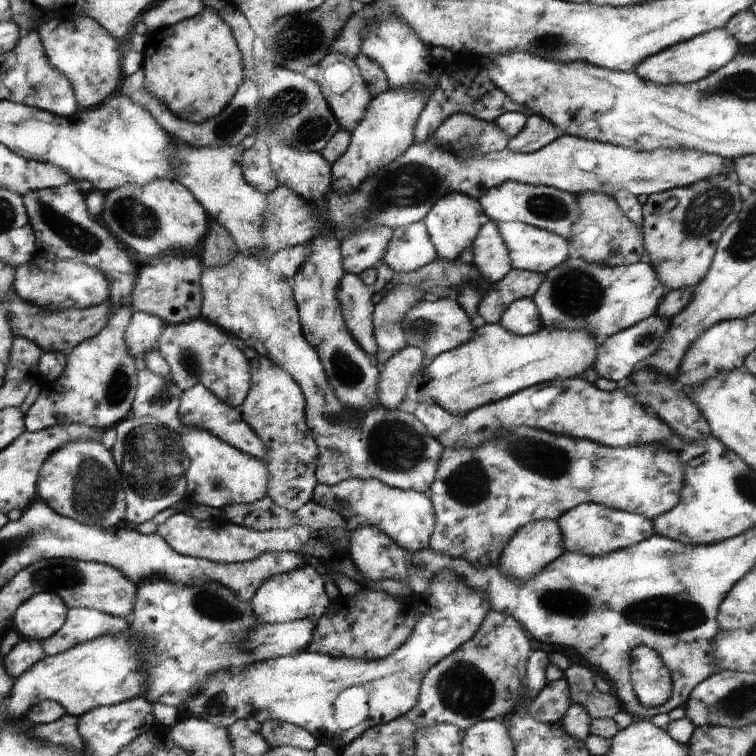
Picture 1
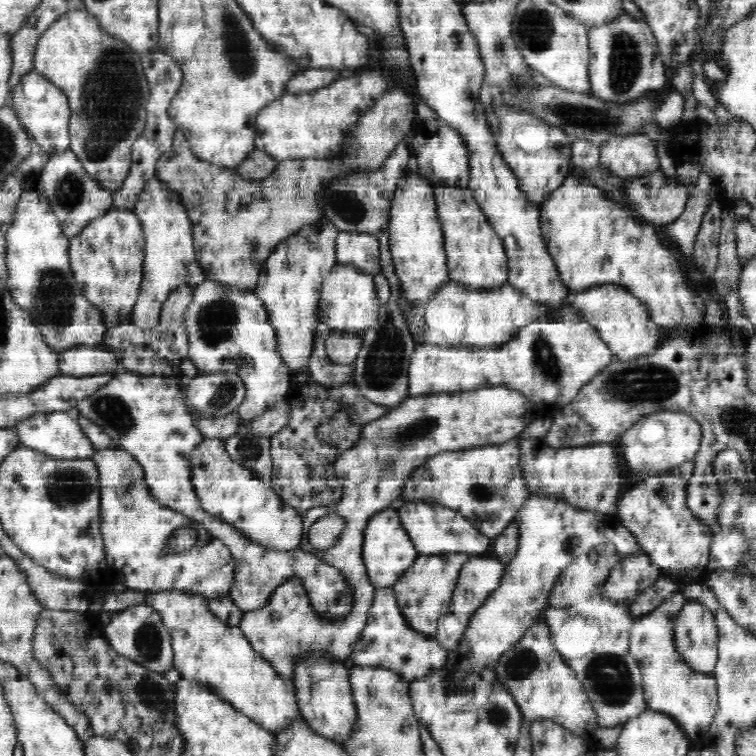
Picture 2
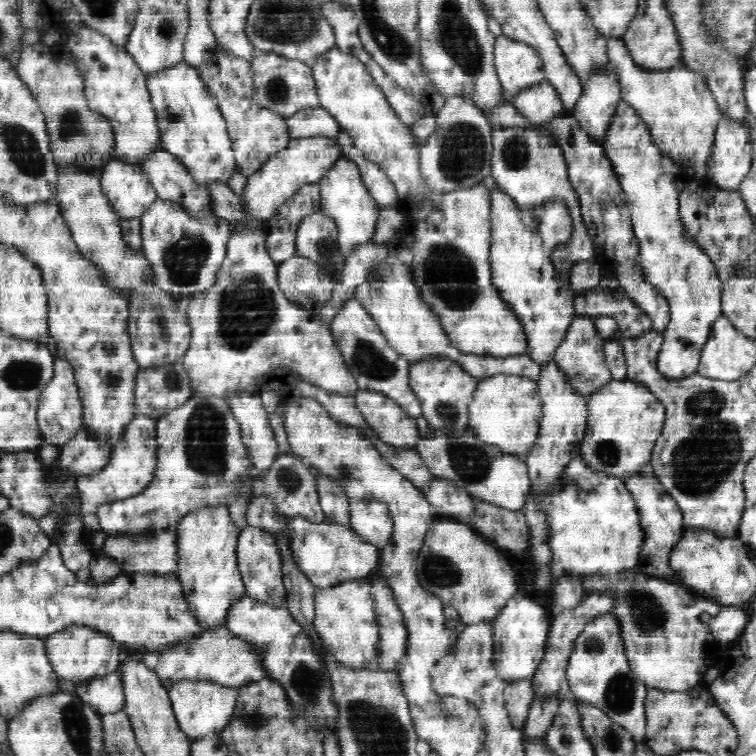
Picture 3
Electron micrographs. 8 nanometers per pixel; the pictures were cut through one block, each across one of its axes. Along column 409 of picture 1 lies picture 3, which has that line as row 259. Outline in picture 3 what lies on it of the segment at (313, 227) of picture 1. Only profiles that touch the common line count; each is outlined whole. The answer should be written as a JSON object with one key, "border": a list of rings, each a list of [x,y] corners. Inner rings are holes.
{"border":[[[159,198],[142,213],[140,222],[141,250],[151,262],[160,290],[168,290],[168,294],[181,302],[216,283],[220,267],[227,258],[228,240],[232,237],[232,228],[225,218],[214,214],[213,210],[207,217],[192,217],[187,206]]]}

